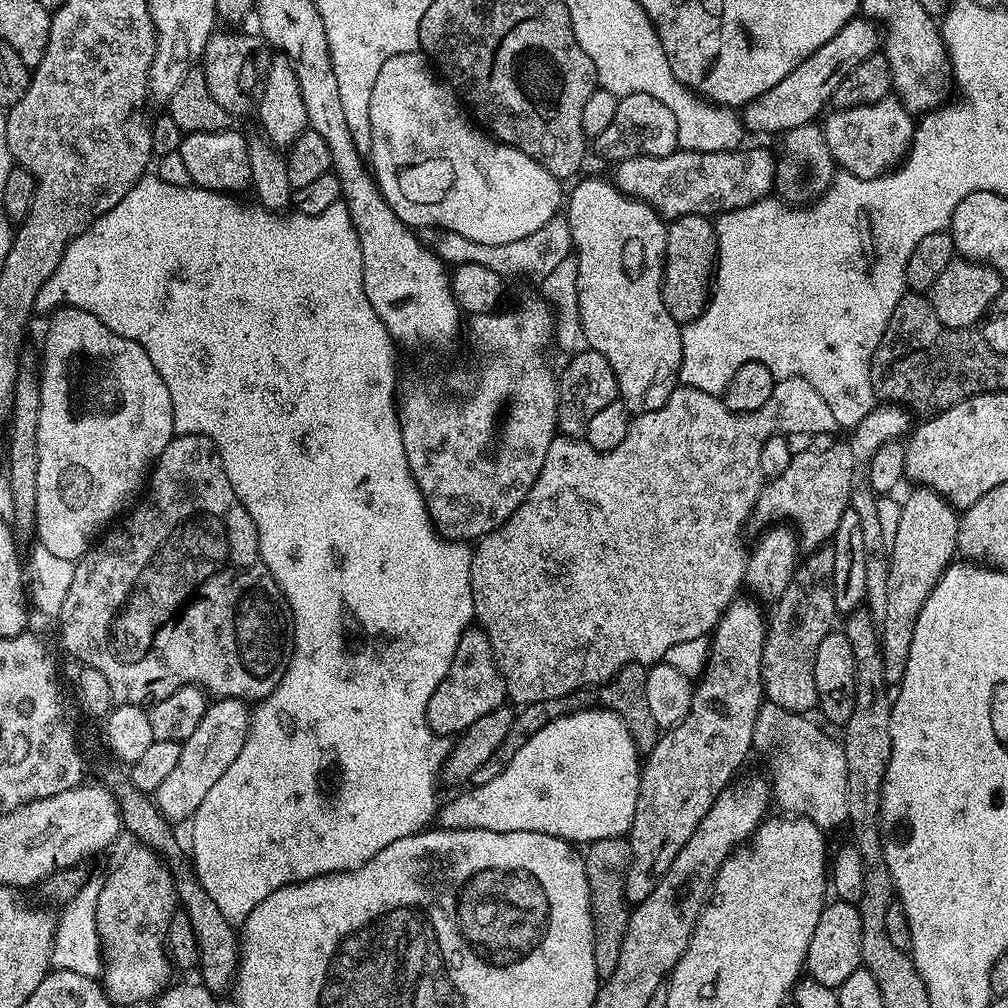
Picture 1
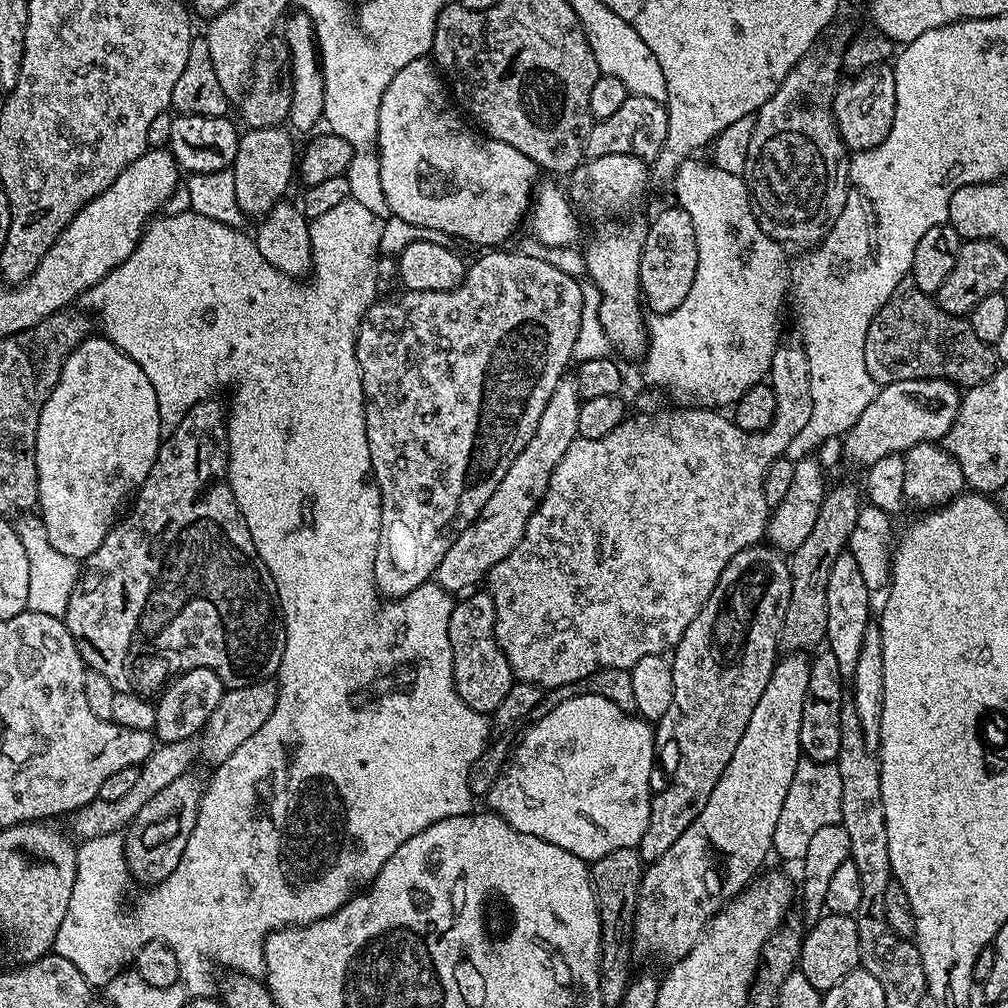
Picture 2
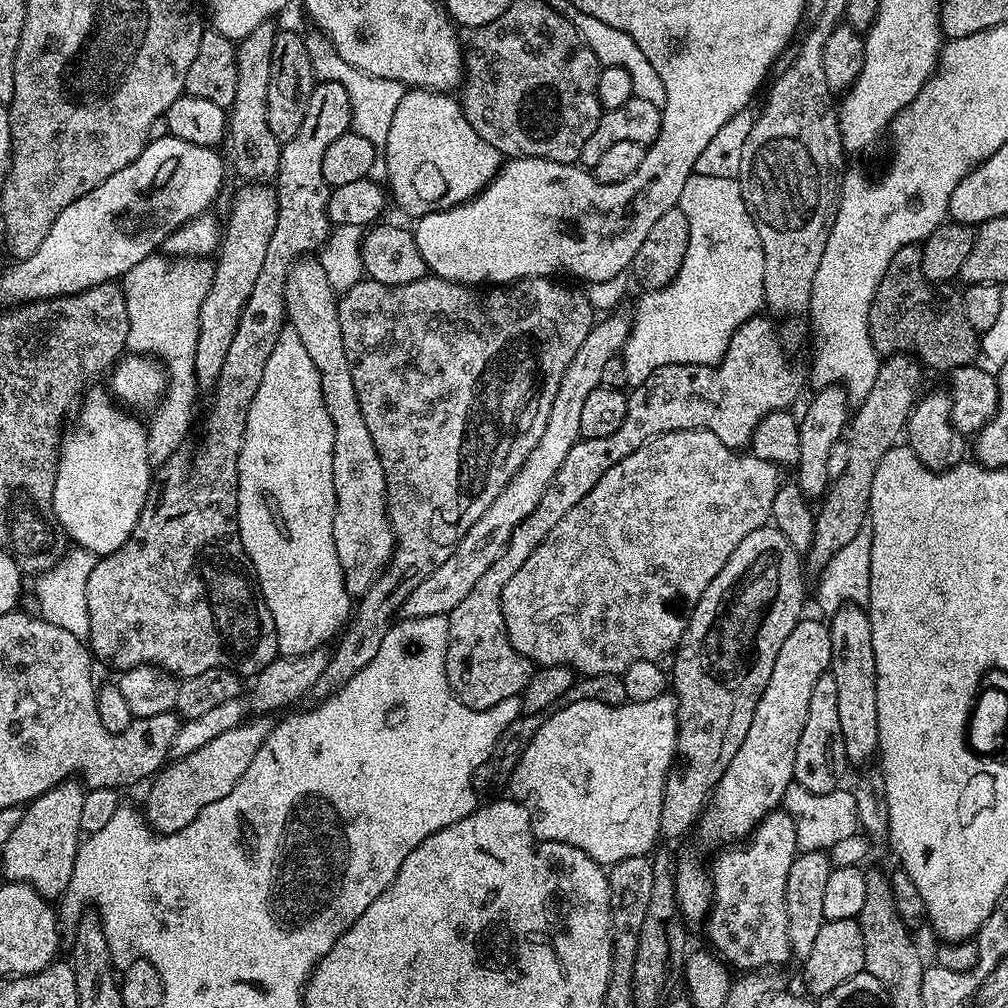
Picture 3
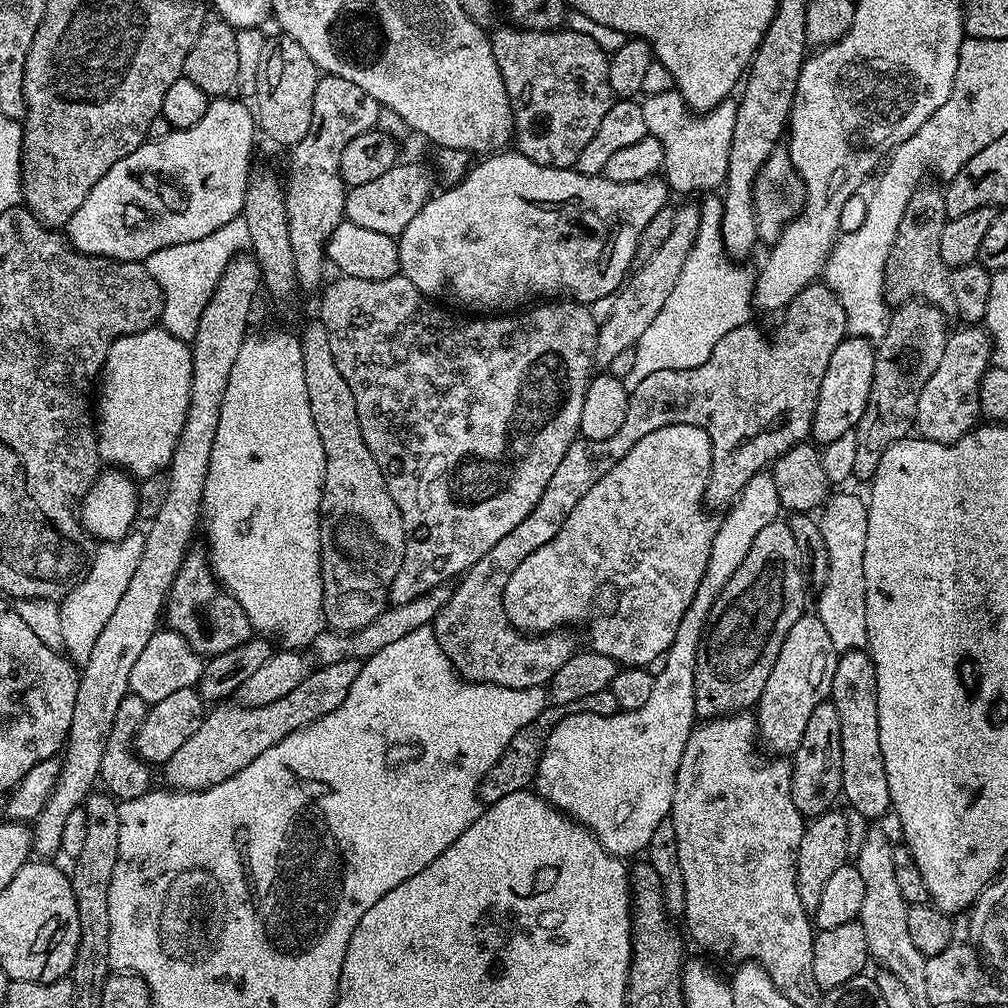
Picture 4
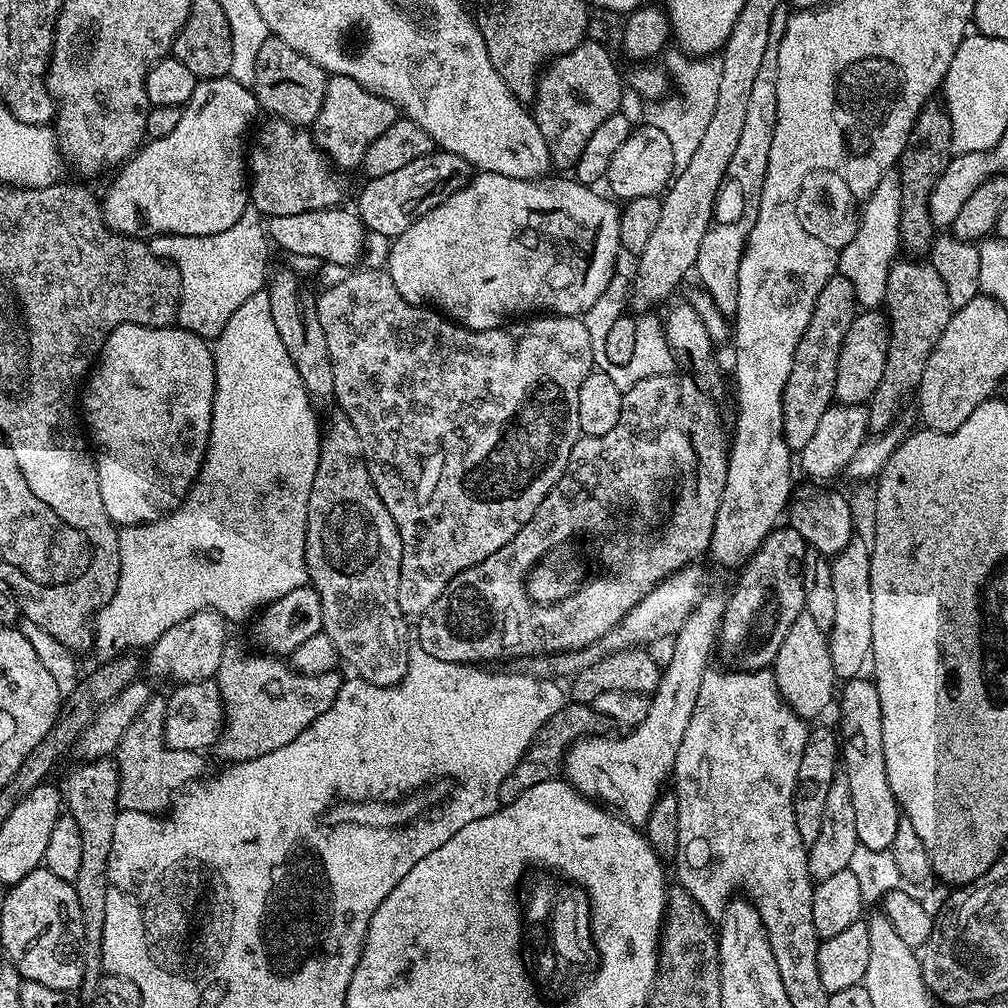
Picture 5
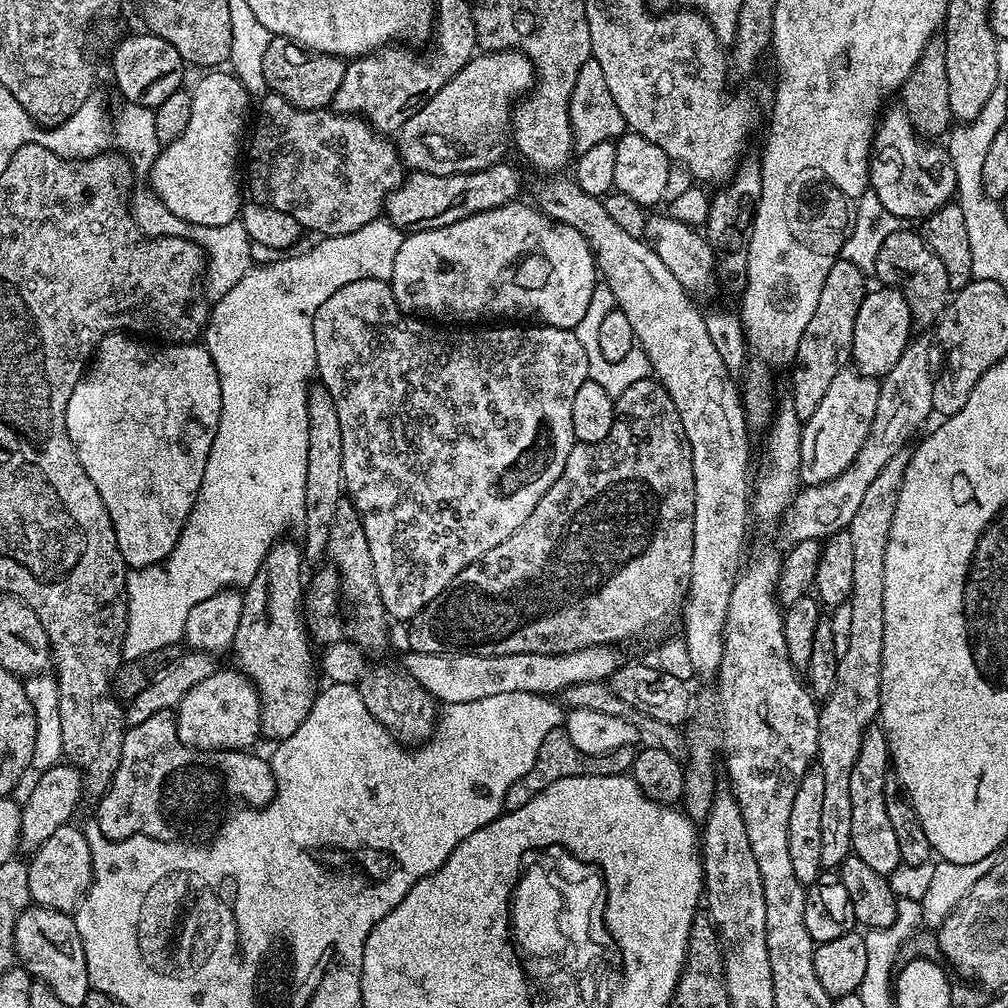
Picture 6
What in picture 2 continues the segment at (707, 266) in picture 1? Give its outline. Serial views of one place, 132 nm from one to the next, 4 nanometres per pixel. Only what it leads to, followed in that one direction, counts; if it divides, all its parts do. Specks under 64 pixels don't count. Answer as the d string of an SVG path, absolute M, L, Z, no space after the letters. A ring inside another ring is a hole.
M678 206L664 208L647 225L644 233L644 245L640 251L640 294L647 311L652 314L663 314L670 310L678 310L690 294L690 286L694 286L694 274L698 270L698 242L694 238L694 222L690 222L690 214Z

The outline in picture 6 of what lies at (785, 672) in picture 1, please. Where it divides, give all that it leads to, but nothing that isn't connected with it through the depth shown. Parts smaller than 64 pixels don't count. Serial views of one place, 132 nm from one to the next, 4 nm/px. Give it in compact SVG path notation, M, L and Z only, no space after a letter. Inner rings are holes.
M898 230L894 234L890 234L890 238L886 238L886 242L882 242L882 250L878 250L874 276L875 279L880 279L877 281L881 285L899 288L903 292L906 302L910 306L913 325L935 325L941 314L944 313L944 307L948 305L950 289L946 269L942 267L938 254L934 254L934 250L930 250L930 246L919 231Z

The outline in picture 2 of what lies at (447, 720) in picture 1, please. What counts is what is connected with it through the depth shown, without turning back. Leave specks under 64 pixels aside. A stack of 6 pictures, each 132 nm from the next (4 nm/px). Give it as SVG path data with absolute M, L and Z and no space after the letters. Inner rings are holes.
M472 590L452 605L450 630L448 631L452 647L452 673L456 683L456 693L475 712L491 714L496 707L510 694L514 677L506 654L496 641L496 615L494 598L487 590Z

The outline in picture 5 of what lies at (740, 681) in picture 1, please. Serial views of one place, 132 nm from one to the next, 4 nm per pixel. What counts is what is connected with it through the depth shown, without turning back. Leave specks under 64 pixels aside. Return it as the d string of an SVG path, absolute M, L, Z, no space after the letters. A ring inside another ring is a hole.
M777 526L760 544L758 551L748 557L743 565L740 577L732 588L732 593L727 593L724 602L724 617L720 623L718 633L718 656L725 660L725 665L742 672L759 672L767 669L775 660L778 650L782 646L782 638L794 626L794 618L804 610L804 591L800 577L800 564L804 560L806 545L802 534L791 526Z

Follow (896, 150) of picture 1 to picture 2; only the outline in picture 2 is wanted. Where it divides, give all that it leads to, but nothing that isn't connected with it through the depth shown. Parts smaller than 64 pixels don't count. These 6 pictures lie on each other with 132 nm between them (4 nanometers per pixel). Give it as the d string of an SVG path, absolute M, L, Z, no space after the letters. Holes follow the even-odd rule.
M885 62L849 75L847 79L837 83L832 113L844 147L852 152L861 152L880 144L882 138L886 138L886 134L890 132L890 126L894 122L896 101L894 70L891 63Z

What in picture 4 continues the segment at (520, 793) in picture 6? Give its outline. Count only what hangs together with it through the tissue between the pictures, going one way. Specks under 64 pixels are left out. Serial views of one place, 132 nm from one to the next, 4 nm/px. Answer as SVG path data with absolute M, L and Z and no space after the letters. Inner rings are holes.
M611 690L599 692L598 694L590 694L590 698L575 700L563 705L563 707L544 707L542 714L538 714L538 718L534 718L534 722L522 726L518 730L518 734L514 734L514 738L510 738L510 742L506 746L506 750L502 750L498 762L494 762L494 766L490 766L490 770L486 770L486 774L481 778L480 784L476 788L476 794L480 798L481 805L487 806L498 802L502 798L506 798L506 794L523 792L533 783L536 767L540 761L540 753L544 751L544 741L548 739L548 732L554 726L558 726L558 722L562 722L564 716L569 716L575 712L589 712L590 714L612 716L615 712L619 711L621 709L618 706L618 698L614 698Z

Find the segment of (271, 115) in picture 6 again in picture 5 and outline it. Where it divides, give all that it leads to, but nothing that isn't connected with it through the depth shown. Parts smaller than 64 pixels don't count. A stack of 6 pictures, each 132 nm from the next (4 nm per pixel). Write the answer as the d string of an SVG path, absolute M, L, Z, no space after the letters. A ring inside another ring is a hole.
M275 118L267 121L260 128L256 141L251 141L250 155L246 160L246 168L250 173L250 204L257 208L261 216L281 216L282 214L306 214L323 208L338 208L345 203L348 196L348 184L341 173L330 163L327 156L312 138L308 128L299 128L285 120Z

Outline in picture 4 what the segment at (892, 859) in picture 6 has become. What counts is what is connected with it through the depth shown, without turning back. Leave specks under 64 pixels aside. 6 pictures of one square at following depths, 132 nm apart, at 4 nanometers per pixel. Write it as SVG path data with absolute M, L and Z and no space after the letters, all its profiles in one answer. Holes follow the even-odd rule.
M855 648L837 655L834 682L830 702L834 710L838 710L838 726L842 726L842 786L843 799L848 799L848 808L864 816L868 822L876 819L892 807L890 786L886 782L886 766L882 762L882 742L878 742L878 682L874 662L867 651Z

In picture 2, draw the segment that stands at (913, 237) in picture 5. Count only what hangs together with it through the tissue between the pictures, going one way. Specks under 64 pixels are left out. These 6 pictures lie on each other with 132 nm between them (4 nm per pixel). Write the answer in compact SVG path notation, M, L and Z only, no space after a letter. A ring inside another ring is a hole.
M910 278L894 286L894 294L886 298L886 306L874 314L870 330L866 330L864 353L866 370L870 370L870 378L878 386L893 384L896 380L938 378L967 390L989 380L998 367L993 345L977 338L965 317L942 310Z

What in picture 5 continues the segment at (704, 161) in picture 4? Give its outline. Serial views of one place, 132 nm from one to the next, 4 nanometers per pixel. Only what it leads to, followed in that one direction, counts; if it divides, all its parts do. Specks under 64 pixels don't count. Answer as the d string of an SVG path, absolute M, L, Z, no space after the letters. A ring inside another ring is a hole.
M672 46L662 54L662 67L669 81L676 88L679 96L666 96L657 101L651 101L646 107L645 123L657 126L670 141L674 153L673 177L685 169L690 155L698 150L703 131L714 114L715 103L718 100L719 81L722 78L722 54L712 53L709 56L689 56L683 49Z

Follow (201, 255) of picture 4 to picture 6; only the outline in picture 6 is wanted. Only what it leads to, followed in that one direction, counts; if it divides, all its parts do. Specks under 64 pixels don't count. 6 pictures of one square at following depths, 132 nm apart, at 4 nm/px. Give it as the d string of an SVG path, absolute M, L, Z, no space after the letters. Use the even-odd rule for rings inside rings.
M161 203L155 205L156 208L148 208L144 213L139 213L138 223L140 231L150 238L186 238L199 246L204 253L206 261L206 279L202 287L209 297L219 298L225 296L231 287L236 286L240 279L246 275L248 269L253 267L252 251L254 245L250 237L246 234L246 226L242 226L239 218L226 222L226 226L198 226L197 224L185 224L183 222L173 222L174 217L170 210Z

